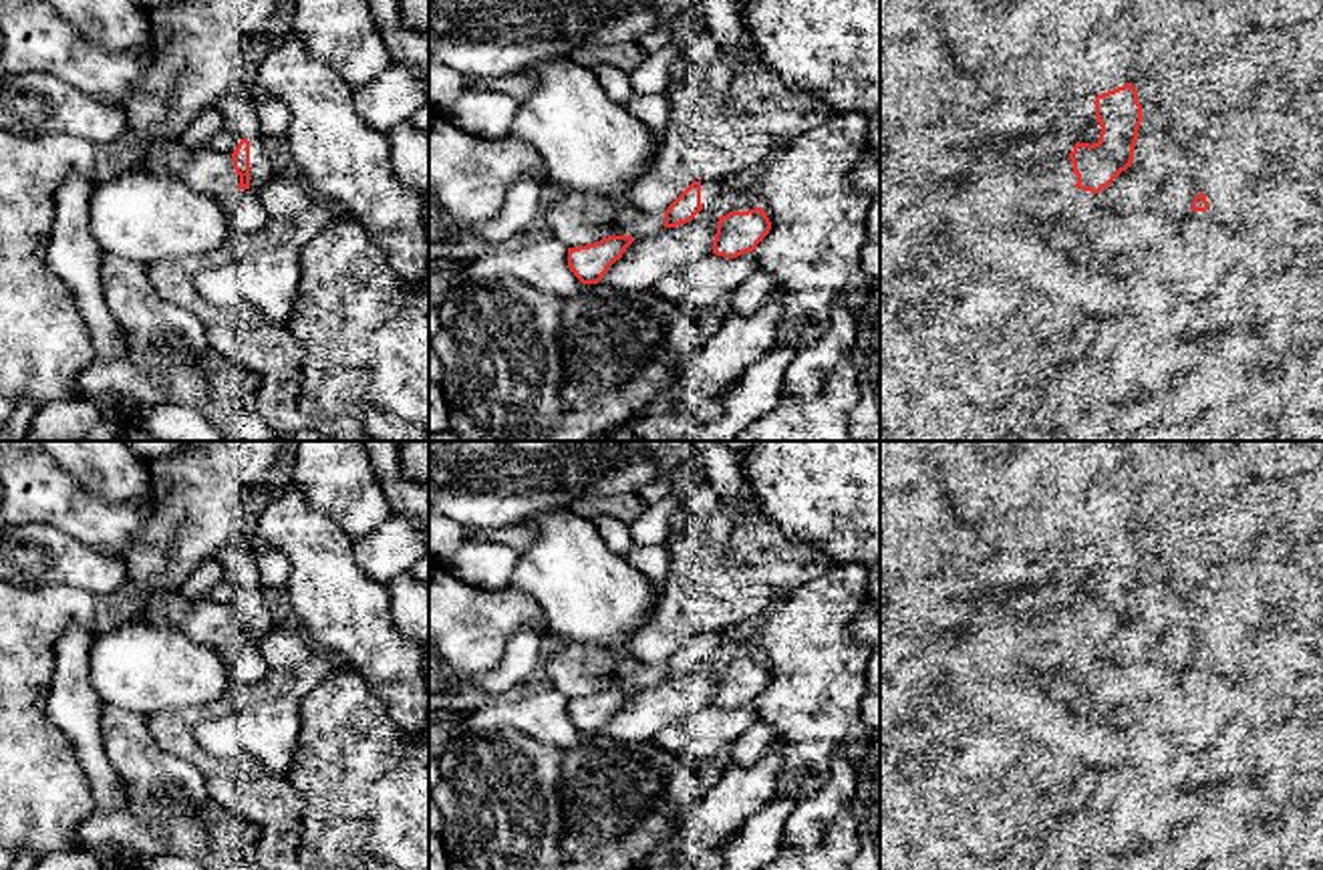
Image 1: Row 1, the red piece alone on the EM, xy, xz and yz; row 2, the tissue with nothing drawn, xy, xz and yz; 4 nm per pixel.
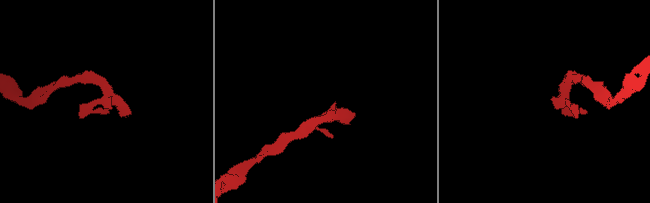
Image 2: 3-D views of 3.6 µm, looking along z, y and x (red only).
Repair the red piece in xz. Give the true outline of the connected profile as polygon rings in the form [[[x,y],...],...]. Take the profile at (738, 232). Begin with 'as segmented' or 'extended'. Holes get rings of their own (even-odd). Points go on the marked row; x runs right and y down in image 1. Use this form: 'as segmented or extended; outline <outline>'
as segmented; outline [[[763,207],[747,211],[729,211],[717,222],[713,240],[713,254],[723,258],[737,258],[753,252],[757,244],[769,234],[771,222]]]

